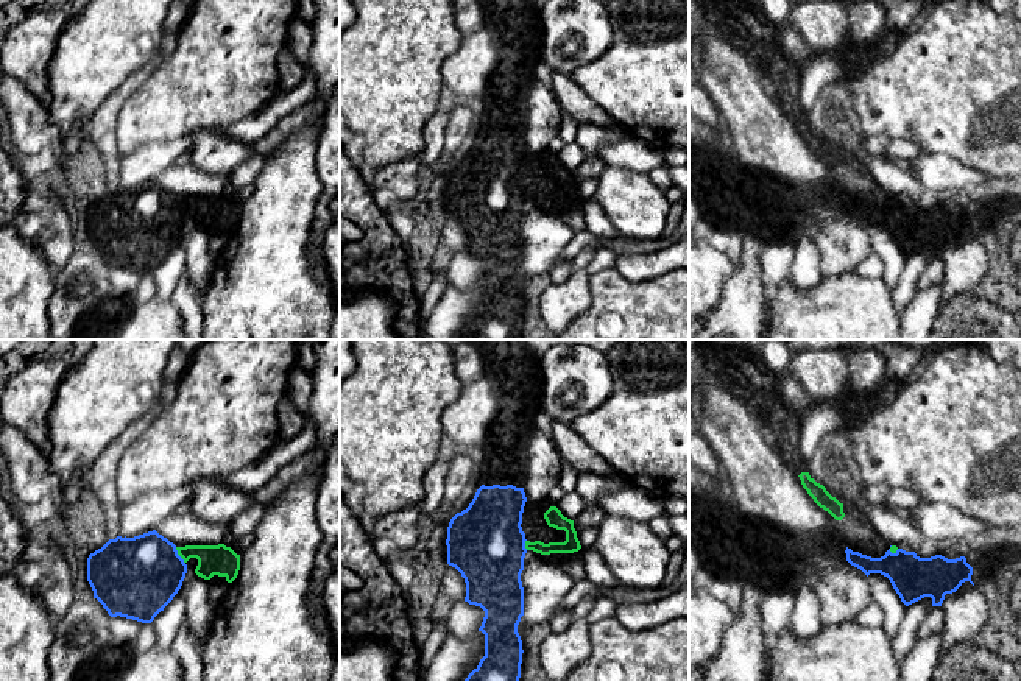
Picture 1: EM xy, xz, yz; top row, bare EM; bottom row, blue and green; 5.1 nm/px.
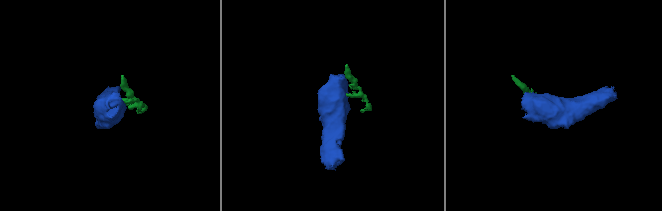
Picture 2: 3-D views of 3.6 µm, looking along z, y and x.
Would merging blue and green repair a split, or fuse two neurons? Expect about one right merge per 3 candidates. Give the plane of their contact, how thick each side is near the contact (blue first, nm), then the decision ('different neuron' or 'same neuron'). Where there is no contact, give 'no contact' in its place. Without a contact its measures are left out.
meets blue in xy; 420 nm thick on the blue side, 160 nm on the other; different neuron

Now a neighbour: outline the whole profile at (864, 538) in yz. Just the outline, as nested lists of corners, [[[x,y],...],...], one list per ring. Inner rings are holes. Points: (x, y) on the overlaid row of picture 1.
[[[725,344],[722,355],[728,372],[733,376],[733,393],[761,422],[768,441],[779,452],[789,469],[800,477],[807,494],[836,520],[846,517],[851,522],[851,533],[843,539],[845,547],[871,558],[881,558],[887,550],[896,553],[898,547],[887,544],[862,511],[851,502],[840,503],[823,485],[809,475],[809,464],[803,461],[798,450],[801,422],[778,399],[776,374],[762,368],[754,355],[742,349]]]

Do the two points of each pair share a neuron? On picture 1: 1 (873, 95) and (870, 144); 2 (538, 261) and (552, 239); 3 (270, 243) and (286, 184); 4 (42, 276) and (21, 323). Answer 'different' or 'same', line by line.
1: different
2: same
3: same
4: same

